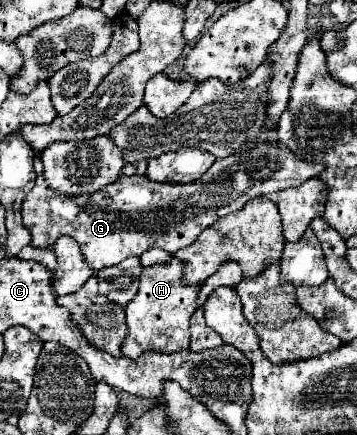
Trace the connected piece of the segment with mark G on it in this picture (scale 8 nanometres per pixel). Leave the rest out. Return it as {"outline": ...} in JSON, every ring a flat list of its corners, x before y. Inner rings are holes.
{"outline":[[272,142,270,146,252,146,244,154,232,154,216,160,204,176,222,180,206,184,192,182,178,186,152,182,146,176,120,176,112,186,106,186,96,194,70,198,48,188,44,176,38,176,34,188,22,202,22,220,24,228,32,236,34,248,52,248,56,238,70,236,80,244,82,256,88,258,90,268,98,272,102,268,116,266,128,256,140,256,154,246,168,254,176,254,180,248,196,242,202,230,240,210,250,198,270,196,280,190,300,186,306,180,320,176,324,170,324,164,296,158,296,154,286,146]]}

